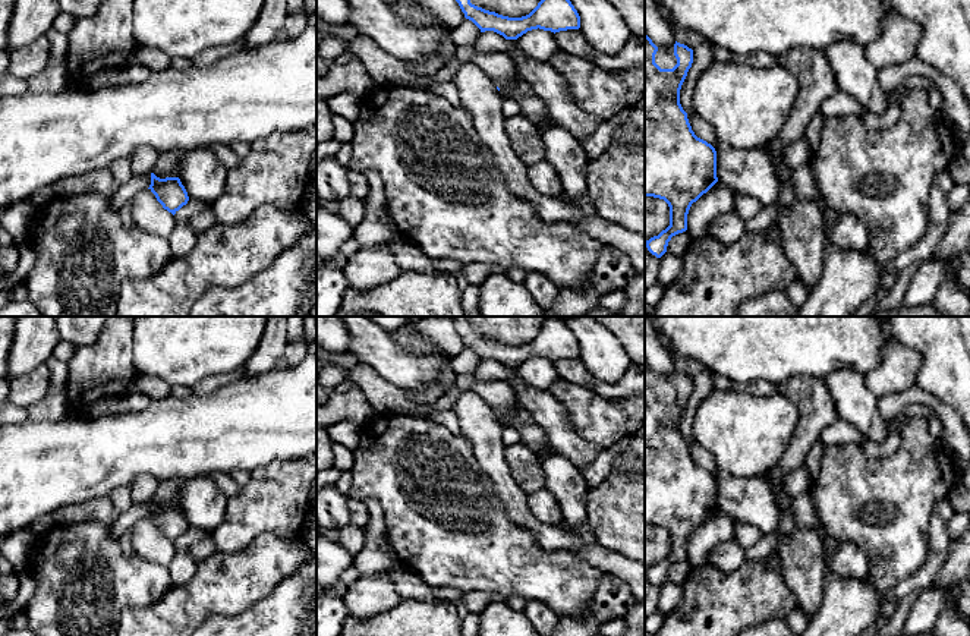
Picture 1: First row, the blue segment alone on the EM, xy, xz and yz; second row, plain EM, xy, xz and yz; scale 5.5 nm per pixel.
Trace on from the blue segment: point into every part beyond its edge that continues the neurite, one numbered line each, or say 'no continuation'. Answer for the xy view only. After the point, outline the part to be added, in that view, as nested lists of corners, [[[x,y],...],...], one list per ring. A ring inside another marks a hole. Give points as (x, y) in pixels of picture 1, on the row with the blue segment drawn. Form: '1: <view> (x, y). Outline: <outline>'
no continuation

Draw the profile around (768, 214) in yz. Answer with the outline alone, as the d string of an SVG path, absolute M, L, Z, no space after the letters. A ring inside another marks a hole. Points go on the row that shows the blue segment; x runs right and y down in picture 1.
M778 204L762 207L752 218L746 220L746 233L760 233L777 223L782 208Z

